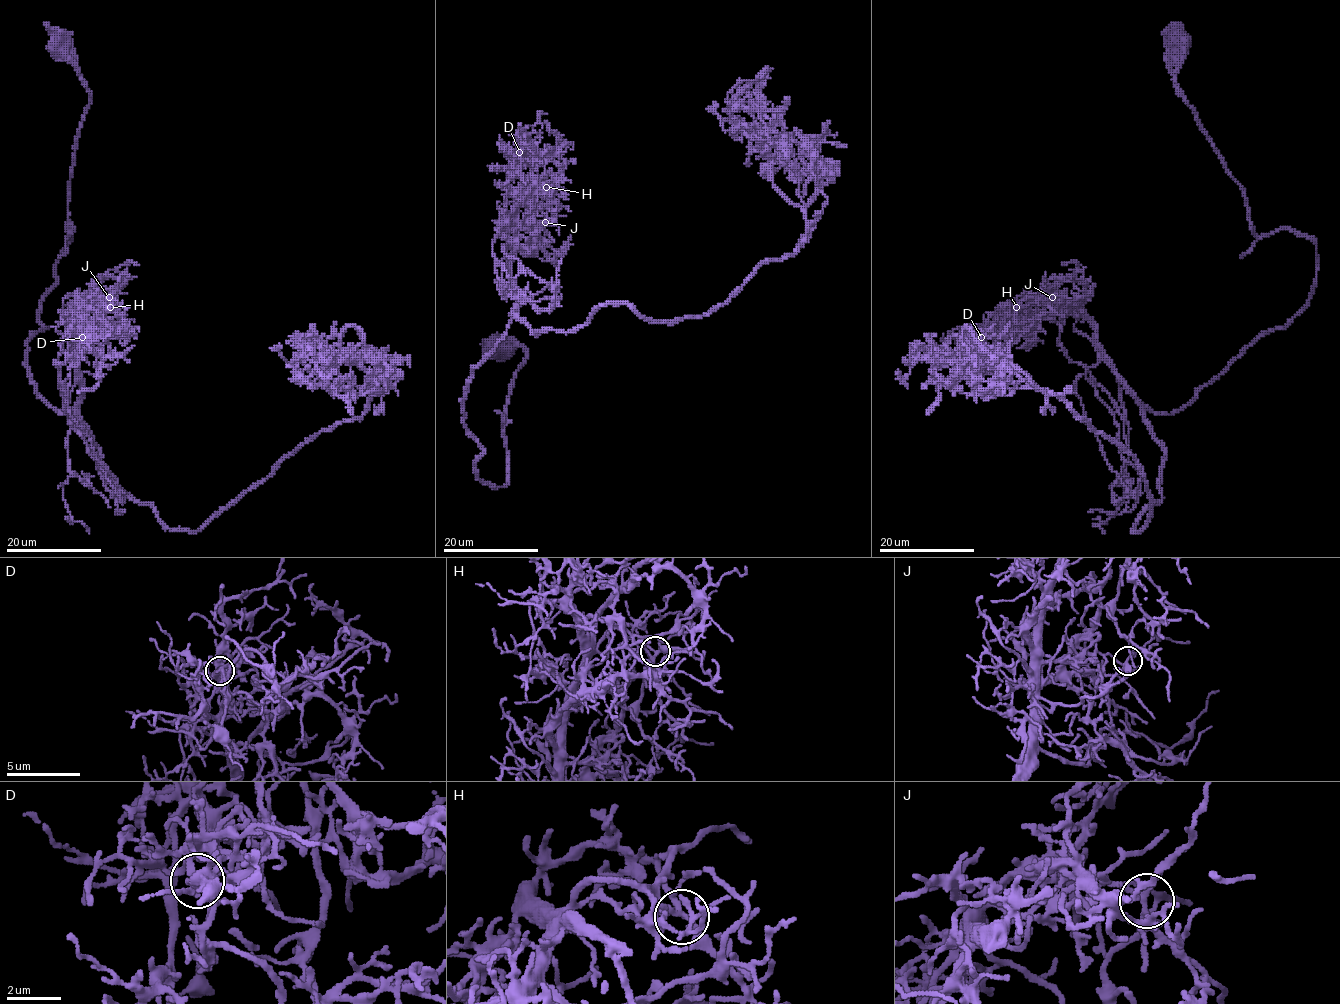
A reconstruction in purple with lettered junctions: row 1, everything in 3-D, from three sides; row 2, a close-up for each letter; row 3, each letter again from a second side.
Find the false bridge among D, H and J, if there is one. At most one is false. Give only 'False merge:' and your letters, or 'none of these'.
False merge: D

